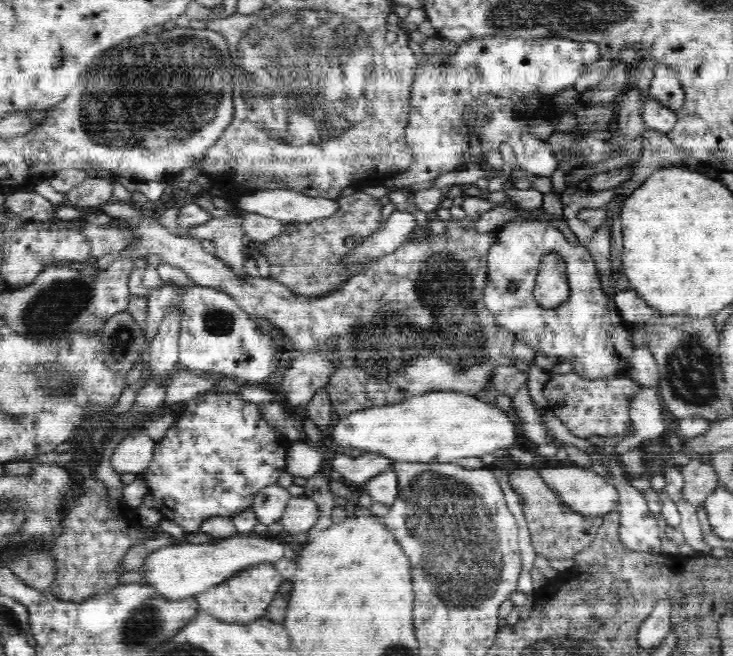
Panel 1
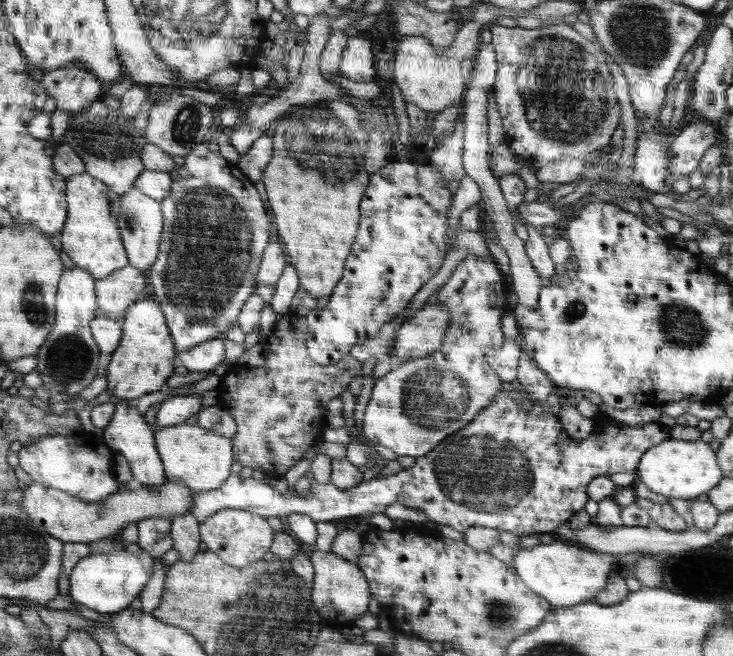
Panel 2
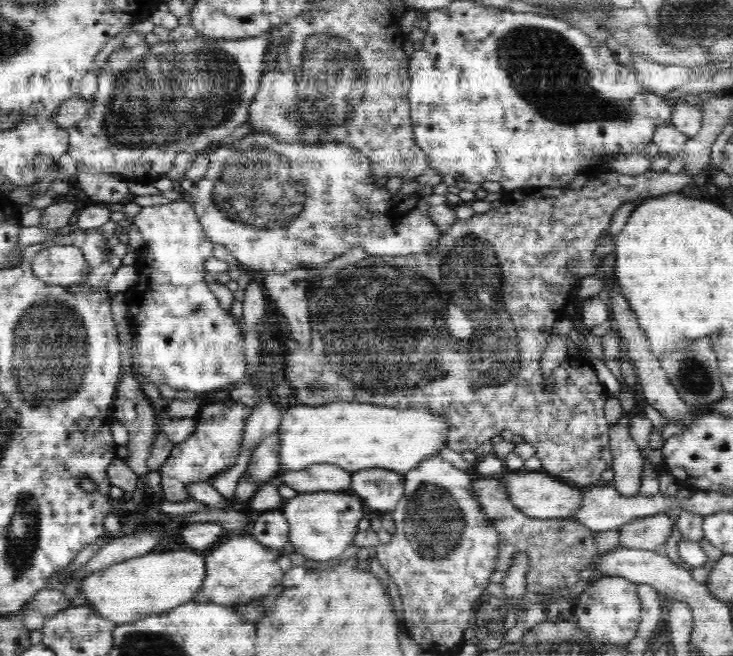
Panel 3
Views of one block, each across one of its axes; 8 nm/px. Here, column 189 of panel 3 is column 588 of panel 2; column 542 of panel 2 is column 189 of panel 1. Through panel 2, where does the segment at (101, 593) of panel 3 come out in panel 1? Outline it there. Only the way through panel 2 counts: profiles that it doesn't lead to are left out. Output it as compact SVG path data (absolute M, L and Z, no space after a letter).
M254 533L237 534L219 538L214 544L171 544L150 555L140 570L144 574L142 582L152 583L164 597L196 598L201 592L215 588L228 578L243 573L243 570L256 565L273 564L281 558L284 558L284 542L274 537L264 540L264 536L256 536Z

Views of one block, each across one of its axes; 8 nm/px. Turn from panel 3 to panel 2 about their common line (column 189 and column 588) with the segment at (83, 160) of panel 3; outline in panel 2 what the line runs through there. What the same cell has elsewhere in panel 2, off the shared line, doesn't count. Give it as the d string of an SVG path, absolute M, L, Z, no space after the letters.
M506 22L491 27L491 46L498 59L498 76L493 93L502 118L503 142L509 143L519 159L532 168L542 168L562 156L586 156L608 146L620 118L620 104L614 94L614 80L608 72L598 44L588 42L566 23L524 29Z

